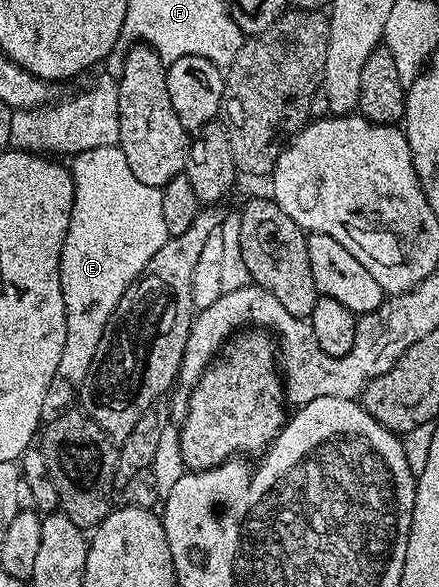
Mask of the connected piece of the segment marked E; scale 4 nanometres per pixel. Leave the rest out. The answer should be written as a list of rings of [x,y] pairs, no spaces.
[[[119,144],[96,147],[94,150],[75,154],[70,161],[70,172],[74,183],[74,203],[60,256],[60,286],[66,311],[66,343],[62,347],[59,376],[82,383],[90,371],[106,323],[110,315],[114,315],[114,307],[118,307],[122,295],[139,279],[150,259],[154,259],[154,251],[162,247],[169,235],[166,223],[162,220],[160,189],[138,183]]]

